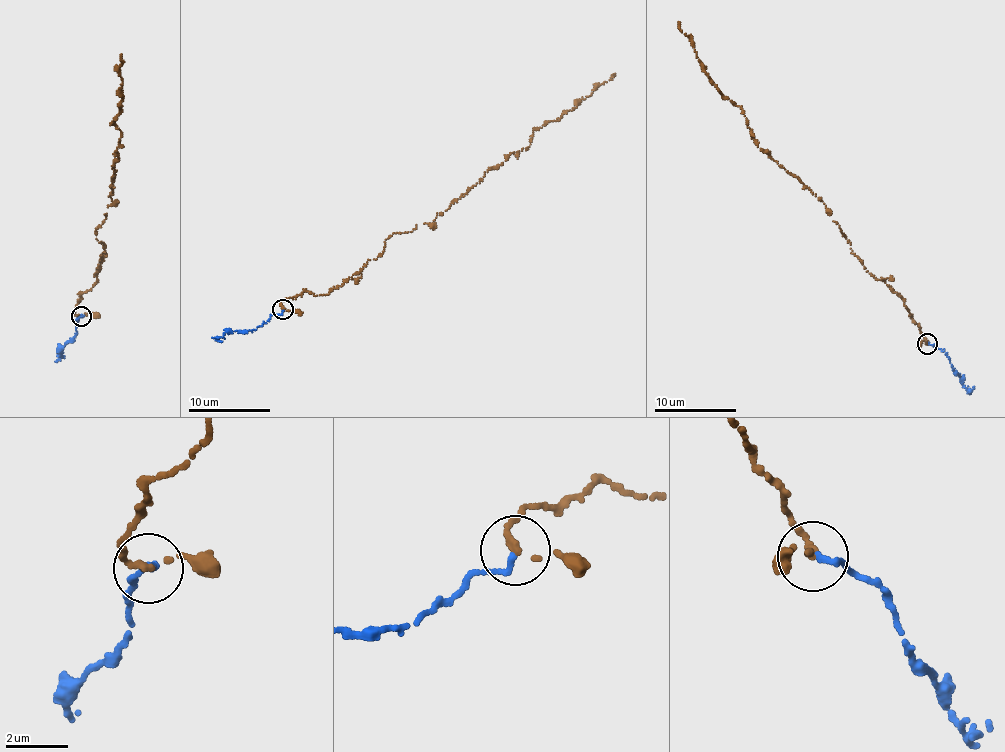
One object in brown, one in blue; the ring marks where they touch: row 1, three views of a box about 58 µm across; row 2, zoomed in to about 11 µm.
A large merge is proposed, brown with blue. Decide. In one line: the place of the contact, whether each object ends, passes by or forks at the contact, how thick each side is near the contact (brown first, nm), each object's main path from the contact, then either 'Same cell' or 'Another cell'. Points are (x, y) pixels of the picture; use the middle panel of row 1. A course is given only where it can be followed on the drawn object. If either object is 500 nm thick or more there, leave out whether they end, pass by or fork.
Place: (283, 309). At the ring brown passes by. At the ring blue ends. Thickness 200 nm (brown) against 220 nm. Course of brown: (282, 309), (286, 298), (336, 288), (376, 259), (390, 235), (432, 223), (615, 74). Course of blue: (282, 311), (255, 330), (212, 337). Same cell

